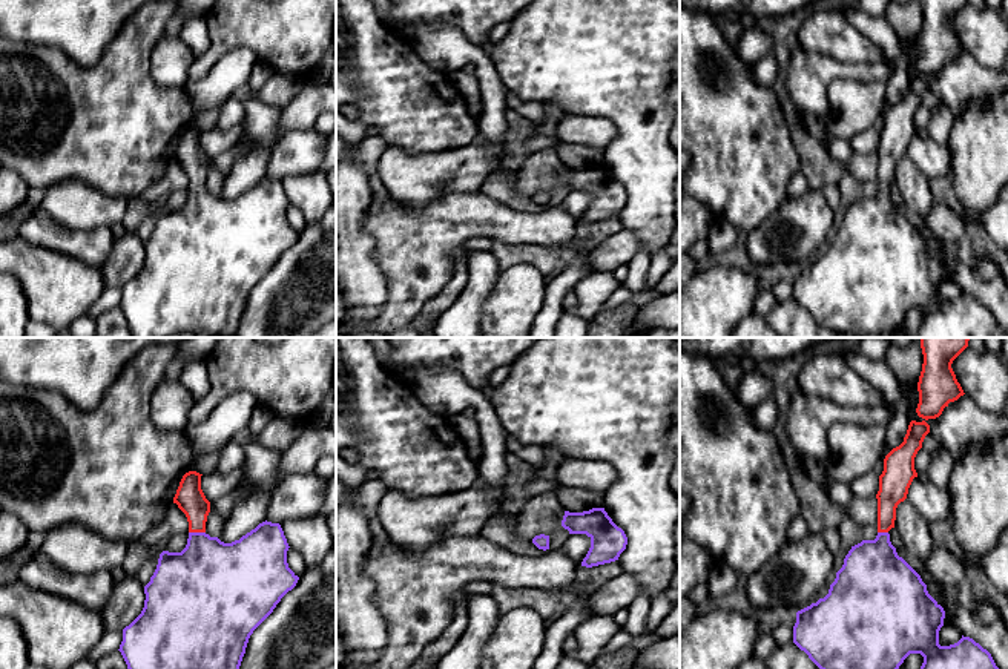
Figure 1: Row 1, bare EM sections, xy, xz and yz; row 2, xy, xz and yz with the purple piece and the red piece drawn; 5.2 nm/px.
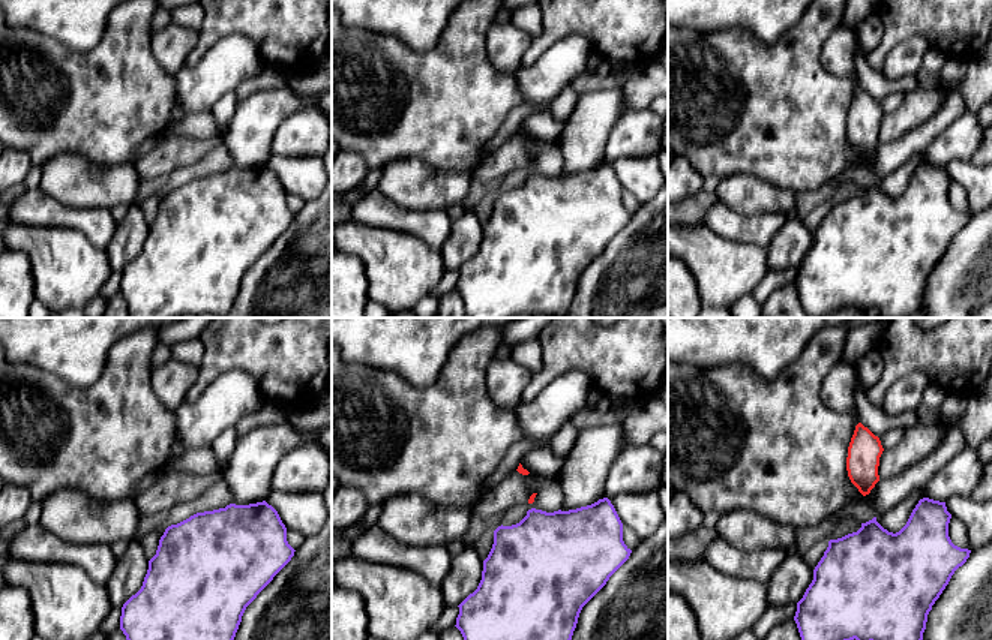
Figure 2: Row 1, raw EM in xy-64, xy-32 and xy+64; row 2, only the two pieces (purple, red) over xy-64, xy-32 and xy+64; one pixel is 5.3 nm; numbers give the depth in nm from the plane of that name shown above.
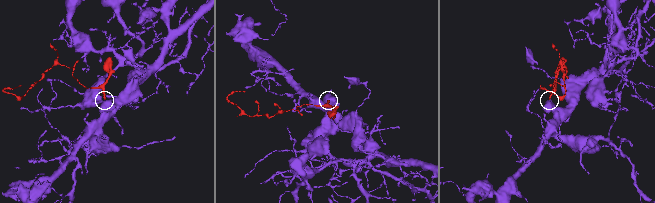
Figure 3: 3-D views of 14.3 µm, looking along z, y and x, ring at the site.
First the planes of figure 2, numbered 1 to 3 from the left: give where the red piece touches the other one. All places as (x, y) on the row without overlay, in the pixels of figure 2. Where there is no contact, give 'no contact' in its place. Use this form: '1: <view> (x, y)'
1: no contact
2: no contact
3: no contact

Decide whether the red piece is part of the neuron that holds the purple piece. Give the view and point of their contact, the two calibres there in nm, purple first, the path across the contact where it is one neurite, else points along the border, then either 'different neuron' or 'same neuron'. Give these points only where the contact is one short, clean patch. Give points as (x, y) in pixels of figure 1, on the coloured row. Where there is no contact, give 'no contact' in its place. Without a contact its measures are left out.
contact xy (197, 533); calibres 420 and 150 nm; way xy (209, 579), (209, 570), (197, 533), (197, 508), (189, 497); same neuron

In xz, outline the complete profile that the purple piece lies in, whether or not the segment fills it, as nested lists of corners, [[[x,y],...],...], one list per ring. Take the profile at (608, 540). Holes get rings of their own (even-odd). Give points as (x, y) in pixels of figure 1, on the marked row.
[[[604,508],[583,512],[565,511],[562,526],[569,534],[586,534],[591,539],[591,548],[581,562],[586,568],[618,560],[628,545],[624,531],[612,522]]]

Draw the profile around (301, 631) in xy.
[[[336,542],[325,559],[299,577],[296,586],[253,631],[239,669],[325,669],[336,661]]]

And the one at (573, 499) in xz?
[[[560,486],[555,491],[555,496],[563,506],[563,509],[569,512],[583,512],[592,508],[603,508],[604,494],[594,493],[581,488],[568,488]]]

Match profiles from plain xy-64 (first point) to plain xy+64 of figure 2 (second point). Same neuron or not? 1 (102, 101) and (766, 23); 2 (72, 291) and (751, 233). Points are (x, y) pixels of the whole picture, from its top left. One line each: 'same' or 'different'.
1: different
2: different

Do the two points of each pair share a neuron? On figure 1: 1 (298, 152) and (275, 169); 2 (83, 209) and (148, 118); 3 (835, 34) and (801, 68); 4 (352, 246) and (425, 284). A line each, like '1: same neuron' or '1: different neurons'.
1: same neuron
2: different neurons
3: different neurons
4: different neurons

